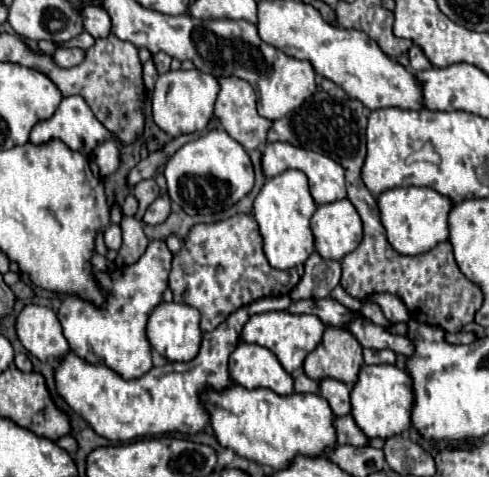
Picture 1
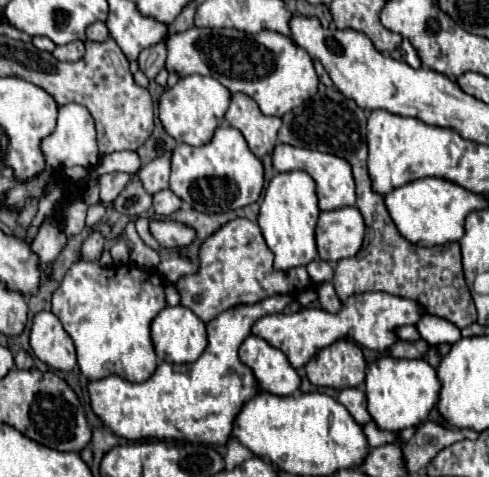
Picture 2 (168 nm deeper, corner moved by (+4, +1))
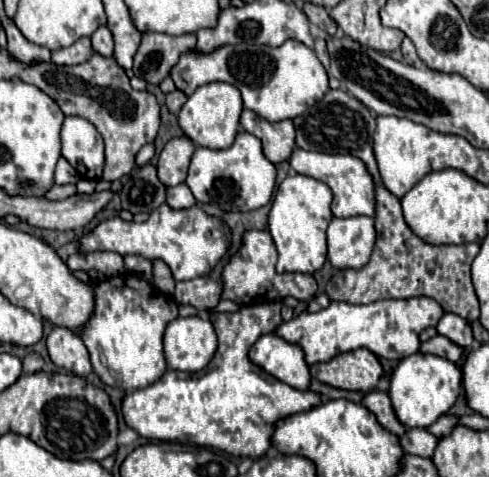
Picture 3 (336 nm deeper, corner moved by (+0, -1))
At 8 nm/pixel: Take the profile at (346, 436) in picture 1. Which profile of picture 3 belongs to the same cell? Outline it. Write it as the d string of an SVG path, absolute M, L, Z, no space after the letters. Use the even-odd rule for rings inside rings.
M409 428L399 436L399 444L407 454L417 454L417 456L427 456L427 458L433 456L437 442L439 438L429 434L425 428L417 428L417 430Z

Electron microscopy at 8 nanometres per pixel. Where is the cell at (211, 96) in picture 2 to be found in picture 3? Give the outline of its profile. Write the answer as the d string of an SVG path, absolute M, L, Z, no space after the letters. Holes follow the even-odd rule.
M209 82L205 86L199 86L187 102L177 112L179 128L185 132L189 140L193 140L197 146L205 148L229 148L233 144L233 138L239 130L239 114L243 110L241 92L235 86L229 86L225 82Z

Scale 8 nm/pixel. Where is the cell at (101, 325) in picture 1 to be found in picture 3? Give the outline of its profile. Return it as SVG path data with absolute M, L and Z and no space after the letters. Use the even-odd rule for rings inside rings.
M83 270L73 272L75 278L93 288L95 308L89 316L89 322L81 326L81 340L89 350L93 372L107 386L133 392L145 386L151 386L167 370L163 358L163 332L165 326L177 318L177 304L171 296L161 294L147 280L141 280L135 274L113 276L101 280L99 284L91 282L89 274Z

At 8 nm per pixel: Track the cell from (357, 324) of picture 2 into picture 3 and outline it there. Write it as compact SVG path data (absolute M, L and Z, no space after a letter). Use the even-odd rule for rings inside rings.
M405 298L405 300L377 300L365 306L331 302L329 308L319 312L301 312L289 322L281 322L275 330L279 338L297 344L305 352L305 362L327 362L333 356L357 348L367 348L387 360L401 360L419 350L419 332L437 326L443 308L433 298Z

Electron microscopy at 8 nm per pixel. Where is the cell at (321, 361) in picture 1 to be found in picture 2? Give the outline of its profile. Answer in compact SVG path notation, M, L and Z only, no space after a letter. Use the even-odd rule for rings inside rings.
M337 340L319 350L305 366L307 378L315 386L327 388L355 388L365 382L367 362L361 346L351 340Z

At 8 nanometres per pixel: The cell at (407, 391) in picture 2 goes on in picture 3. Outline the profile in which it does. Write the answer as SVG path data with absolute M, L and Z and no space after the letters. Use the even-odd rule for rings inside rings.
M411 354L403 358L391 372L389 378L389 398L395 416L399 418L401 424L407 428L427 428L433 424L439 416L443 416L457 400L461 394L461 370L439 356L433 354Z

